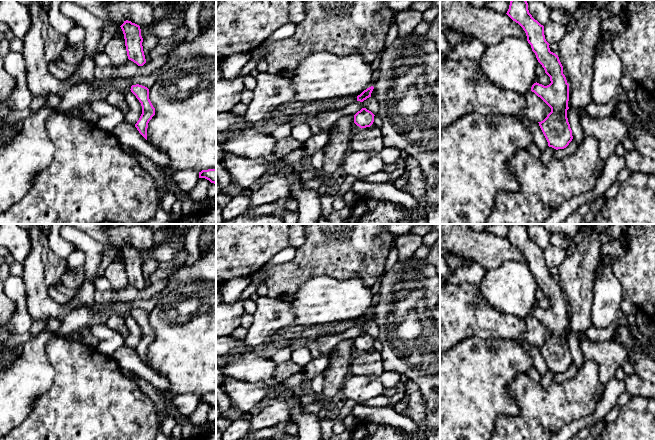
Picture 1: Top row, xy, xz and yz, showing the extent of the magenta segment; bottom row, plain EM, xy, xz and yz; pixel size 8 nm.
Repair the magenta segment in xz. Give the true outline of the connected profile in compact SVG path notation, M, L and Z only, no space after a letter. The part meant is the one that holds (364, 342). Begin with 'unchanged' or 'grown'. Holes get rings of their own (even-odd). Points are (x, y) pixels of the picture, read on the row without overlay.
unchanged | M362 332L354 339L354 347L361 353L370 351L374 346L374 340L375 339L371 335Z

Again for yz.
unchanged | M511 224L506 238L523 252L538 286L550 301L549 309L544 310L536 306L531 315L551 332L547 341L538 346L548 370L556 374L564 373L573 360L567 342L569 308L563 298L563 290L558 279L550 275L550 268L544 259L544 250L529 237L526 224Z

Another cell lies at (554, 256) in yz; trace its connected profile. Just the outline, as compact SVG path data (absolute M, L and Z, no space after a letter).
M550 244L546 249L544 249L545 263L549 268L558 268L564 262L566 257L566 252L557 246Z

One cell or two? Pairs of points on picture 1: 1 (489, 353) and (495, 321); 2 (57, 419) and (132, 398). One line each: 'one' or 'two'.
1: two
2: one

